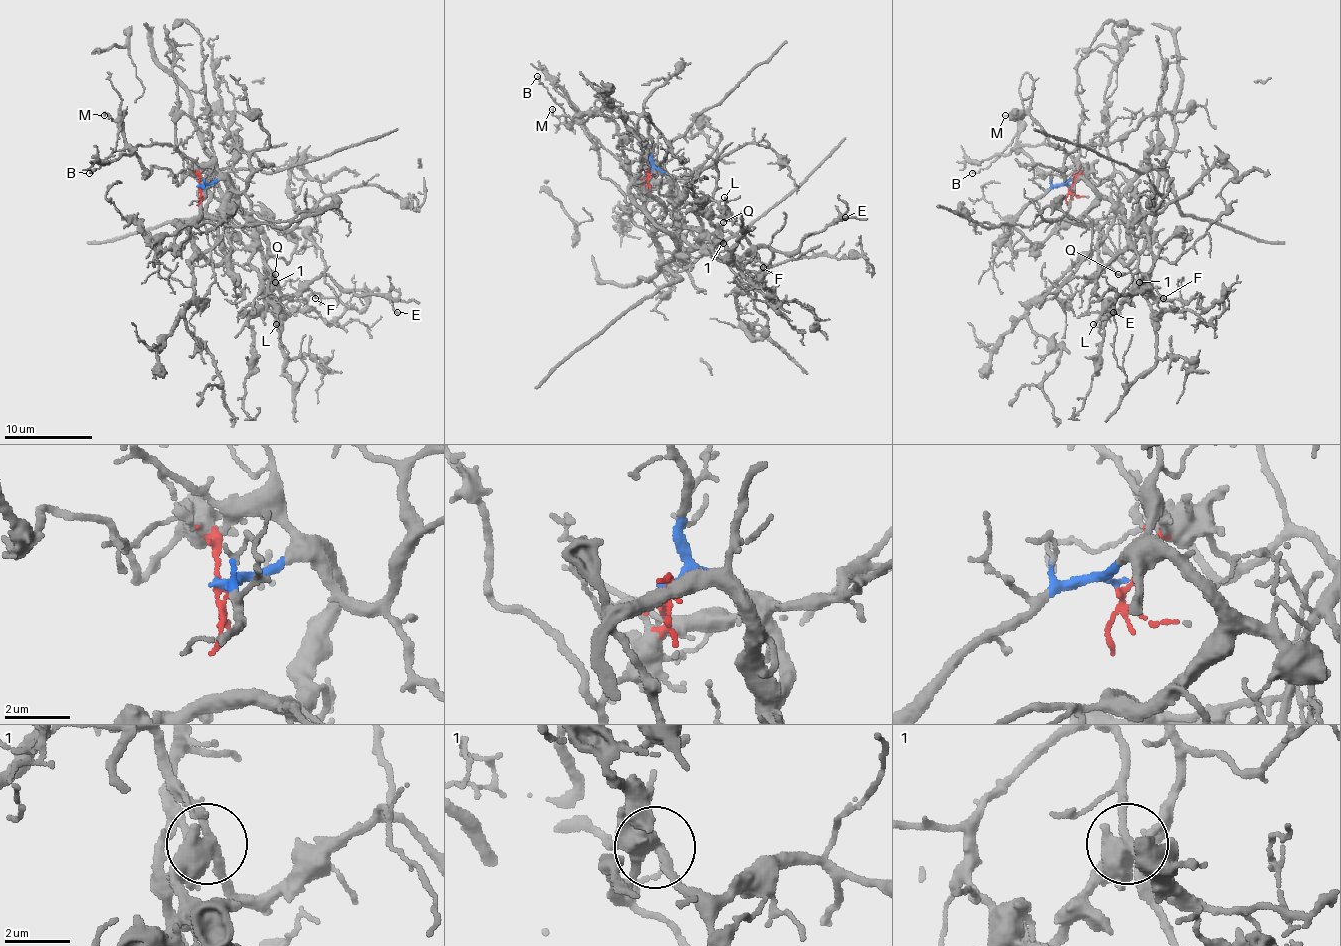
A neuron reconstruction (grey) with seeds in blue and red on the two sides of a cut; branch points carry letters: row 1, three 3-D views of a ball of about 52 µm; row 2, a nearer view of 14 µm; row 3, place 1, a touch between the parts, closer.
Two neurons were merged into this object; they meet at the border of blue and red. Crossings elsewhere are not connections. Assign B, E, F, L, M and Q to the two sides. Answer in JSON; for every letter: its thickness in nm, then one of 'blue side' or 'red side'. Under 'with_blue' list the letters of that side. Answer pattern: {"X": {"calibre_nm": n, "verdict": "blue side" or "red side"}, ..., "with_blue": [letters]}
{"B": {"calibre_nm": 120, "verdict": "red side"}, "E": {"calibre_nm": 130, "verdict": "blue side"}, "F": {"calibre_nm": 130, "verdict": "blue side"}, "L": {"calibre_nm": 140, "verdict": "blue side"}, "M": {"calibre_nm": 120, "verdict": "red side"}, "Q": {"calibre_nm": 140, "verdict": "blue side"}, "with_blue": ["E", "F", "L", "Q"]}

